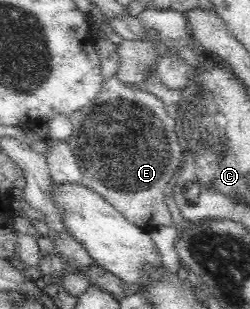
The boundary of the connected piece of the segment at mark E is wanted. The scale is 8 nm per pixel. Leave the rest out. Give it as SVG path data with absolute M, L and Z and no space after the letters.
M112 77L104 81L100 95L86 109L70 117L73 133L68 145L82 172L82 184L98 192L129 223L148 231L173 223L164 202L164 189L168 181L173 181L174 171L178 169L183 153L177 138L176 120L168 116L165 108L163 102L153 94L125 87L117 77Z

